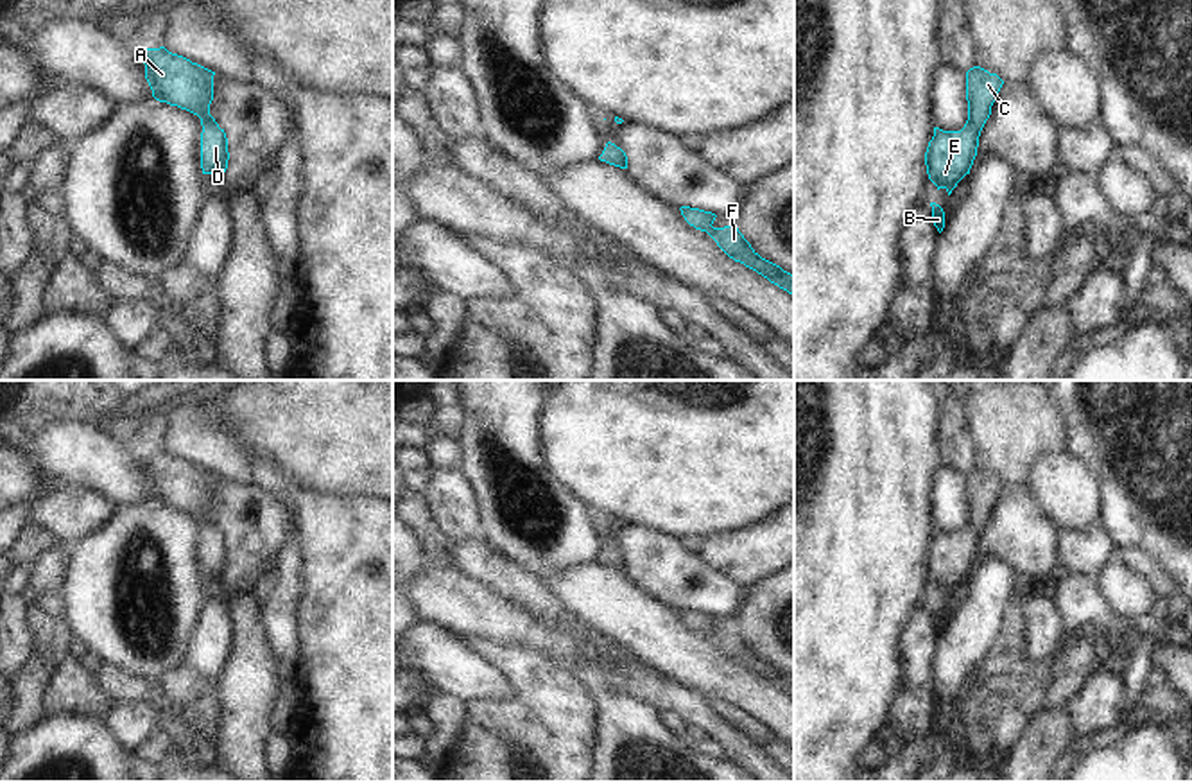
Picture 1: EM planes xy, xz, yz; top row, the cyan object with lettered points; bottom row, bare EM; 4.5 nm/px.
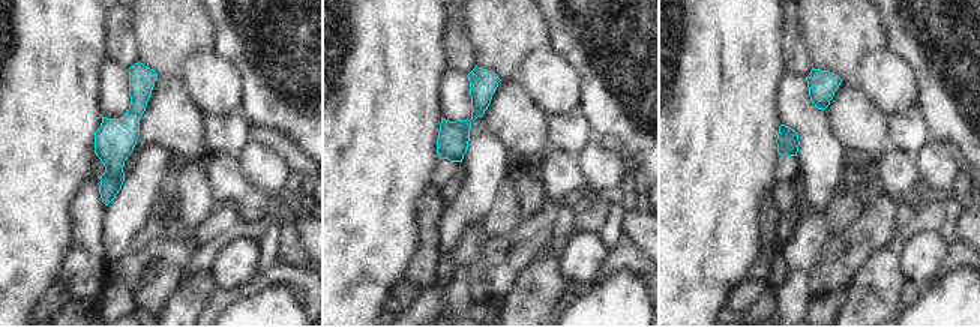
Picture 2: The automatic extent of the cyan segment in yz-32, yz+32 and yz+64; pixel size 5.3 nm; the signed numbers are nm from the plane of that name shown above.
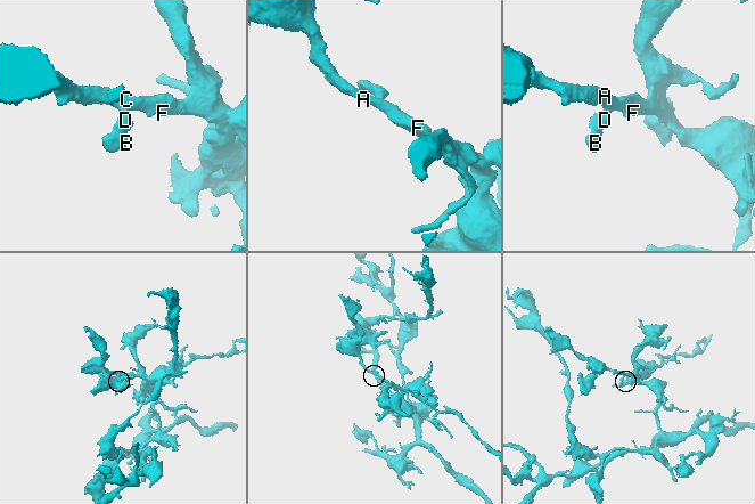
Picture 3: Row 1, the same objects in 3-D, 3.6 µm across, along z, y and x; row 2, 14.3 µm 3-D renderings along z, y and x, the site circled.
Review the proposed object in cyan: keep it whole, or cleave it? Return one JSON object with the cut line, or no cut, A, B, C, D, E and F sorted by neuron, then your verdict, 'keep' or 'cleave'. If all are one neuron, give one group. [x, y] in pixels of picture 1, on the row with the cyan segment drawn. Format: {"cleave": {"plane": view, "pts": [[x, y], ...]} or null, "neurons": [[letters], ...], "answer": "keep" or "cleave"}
{"cleave": null, "neurons": [["A", "B", "C", "D", "E", "F"]], "answer": "keep"}

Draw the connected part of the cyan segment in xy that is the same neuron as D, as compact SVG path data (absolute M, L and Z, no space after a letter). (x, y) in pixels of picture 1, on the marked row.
M165 47L145 48L145 79L152 97L160 102L177 106L201 118L201 169L203 174L217 174L228 169L228 138L210 115L213 100L215 72L168 52Z

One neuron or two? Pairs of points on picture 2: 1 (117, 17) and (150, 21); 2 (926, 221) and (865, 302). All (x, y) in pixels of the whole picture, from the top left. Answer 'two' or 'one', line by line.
1: two
2: one

